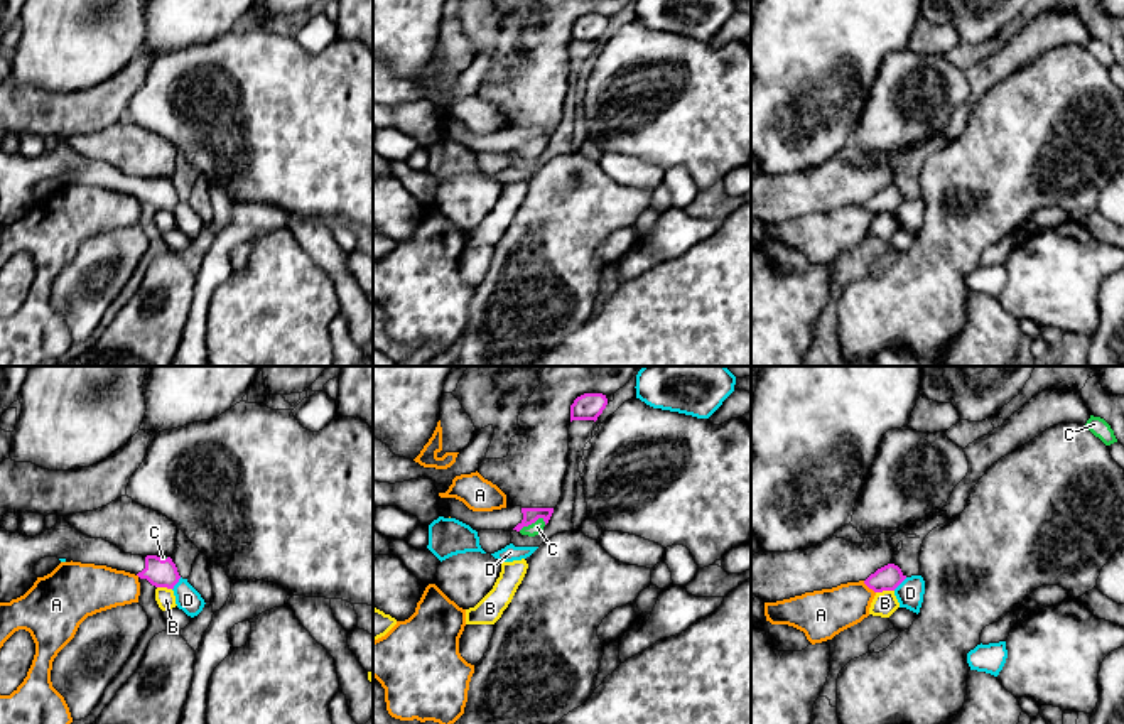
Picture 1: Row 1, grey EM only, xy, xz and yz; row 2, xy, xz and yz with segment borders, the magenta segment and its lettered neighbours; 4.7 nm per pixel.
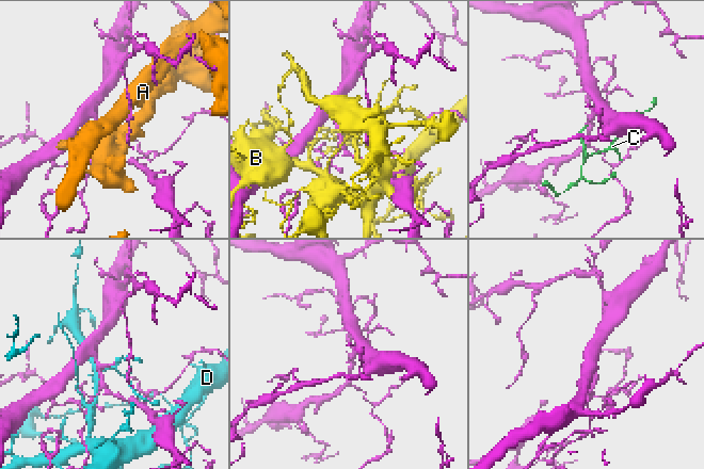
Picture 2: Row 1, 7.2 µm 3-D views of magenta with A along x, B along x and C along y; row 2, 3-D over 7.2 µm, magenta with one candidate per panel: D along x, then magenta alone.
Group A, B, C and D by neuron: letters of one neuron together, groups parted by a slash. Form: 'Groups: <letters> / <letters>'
Groups: A / B / C / D

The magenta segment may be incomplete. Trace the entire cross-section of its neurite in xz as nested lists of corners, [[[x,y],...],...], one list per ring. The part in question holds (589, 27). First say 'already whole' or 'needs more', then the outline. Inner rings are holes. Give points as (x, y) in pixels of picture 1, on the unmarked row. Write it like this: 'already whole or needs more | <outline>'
already whole | [[[584,15],[574,22],[570,27],[570,44],[572,42],[597,42],[608,27],[608,20],[603,15]]]

